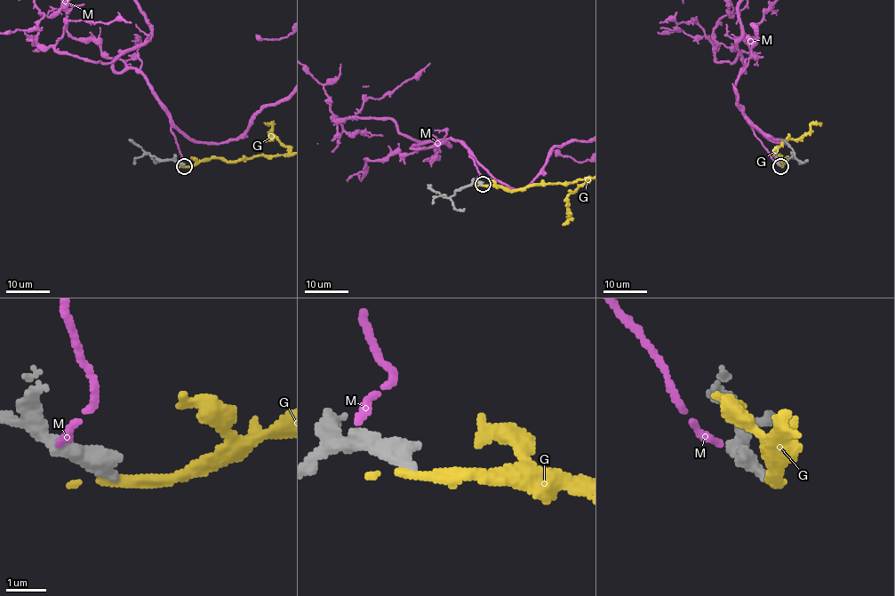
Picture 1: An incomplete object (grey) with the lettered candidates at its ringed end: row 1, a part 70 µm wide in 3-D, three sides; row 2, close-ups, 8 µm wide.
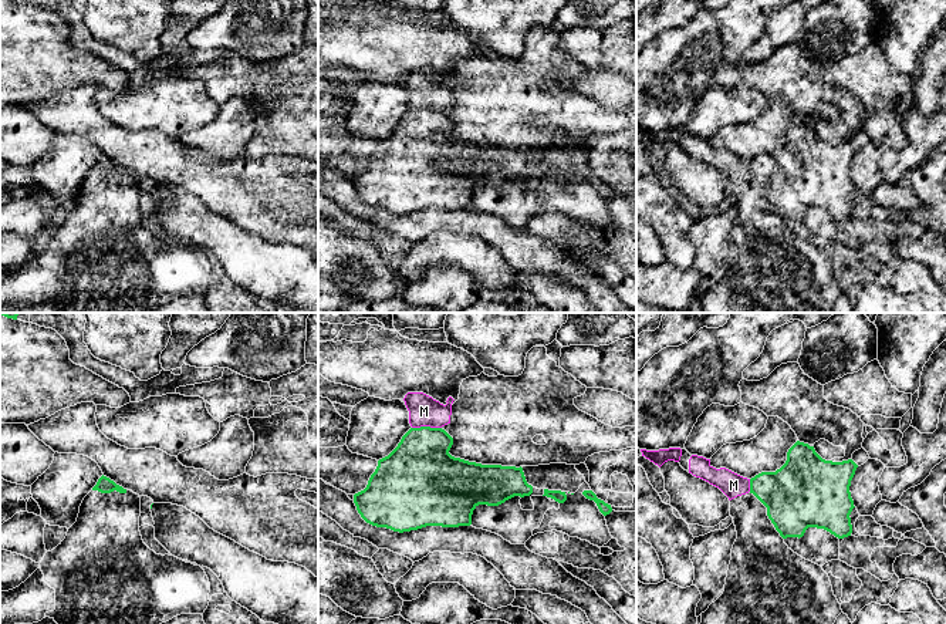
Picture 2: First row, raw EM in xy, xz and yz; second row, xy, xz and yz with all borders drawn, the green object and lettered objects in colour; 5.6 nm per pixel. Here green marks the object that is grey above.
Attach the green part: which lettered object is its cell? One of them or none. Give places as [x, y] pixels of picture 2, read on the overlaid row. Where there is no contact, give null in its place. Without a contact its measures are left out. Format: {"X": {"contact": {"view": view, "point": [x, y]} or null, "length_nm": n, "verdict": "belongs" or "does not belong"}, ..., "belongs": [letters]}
{"G": {"contact": null, "verdict": "does not belong"}, "M": {"contact": {"view": "xz", "point": [426, 427]}, "length_nm": 170, "verdict": "does not belong"}, "belongs": []}

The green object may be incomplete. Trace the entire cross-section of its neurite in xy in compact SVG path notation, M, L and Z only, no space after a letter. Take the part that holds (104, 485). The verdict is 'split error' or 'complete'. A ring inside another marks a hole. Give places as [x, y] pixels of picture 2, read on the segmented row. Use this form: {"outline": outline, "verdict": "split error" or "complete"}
{"outline": "M101 476L97 482L97 485L92 488L92 490L98 490L101 493L111 493L114 490L119 492L119 493L126 493L126 489L124 489L122 486L116 485L114 480L111 480L107 476Z", "verdict": "complete"}

